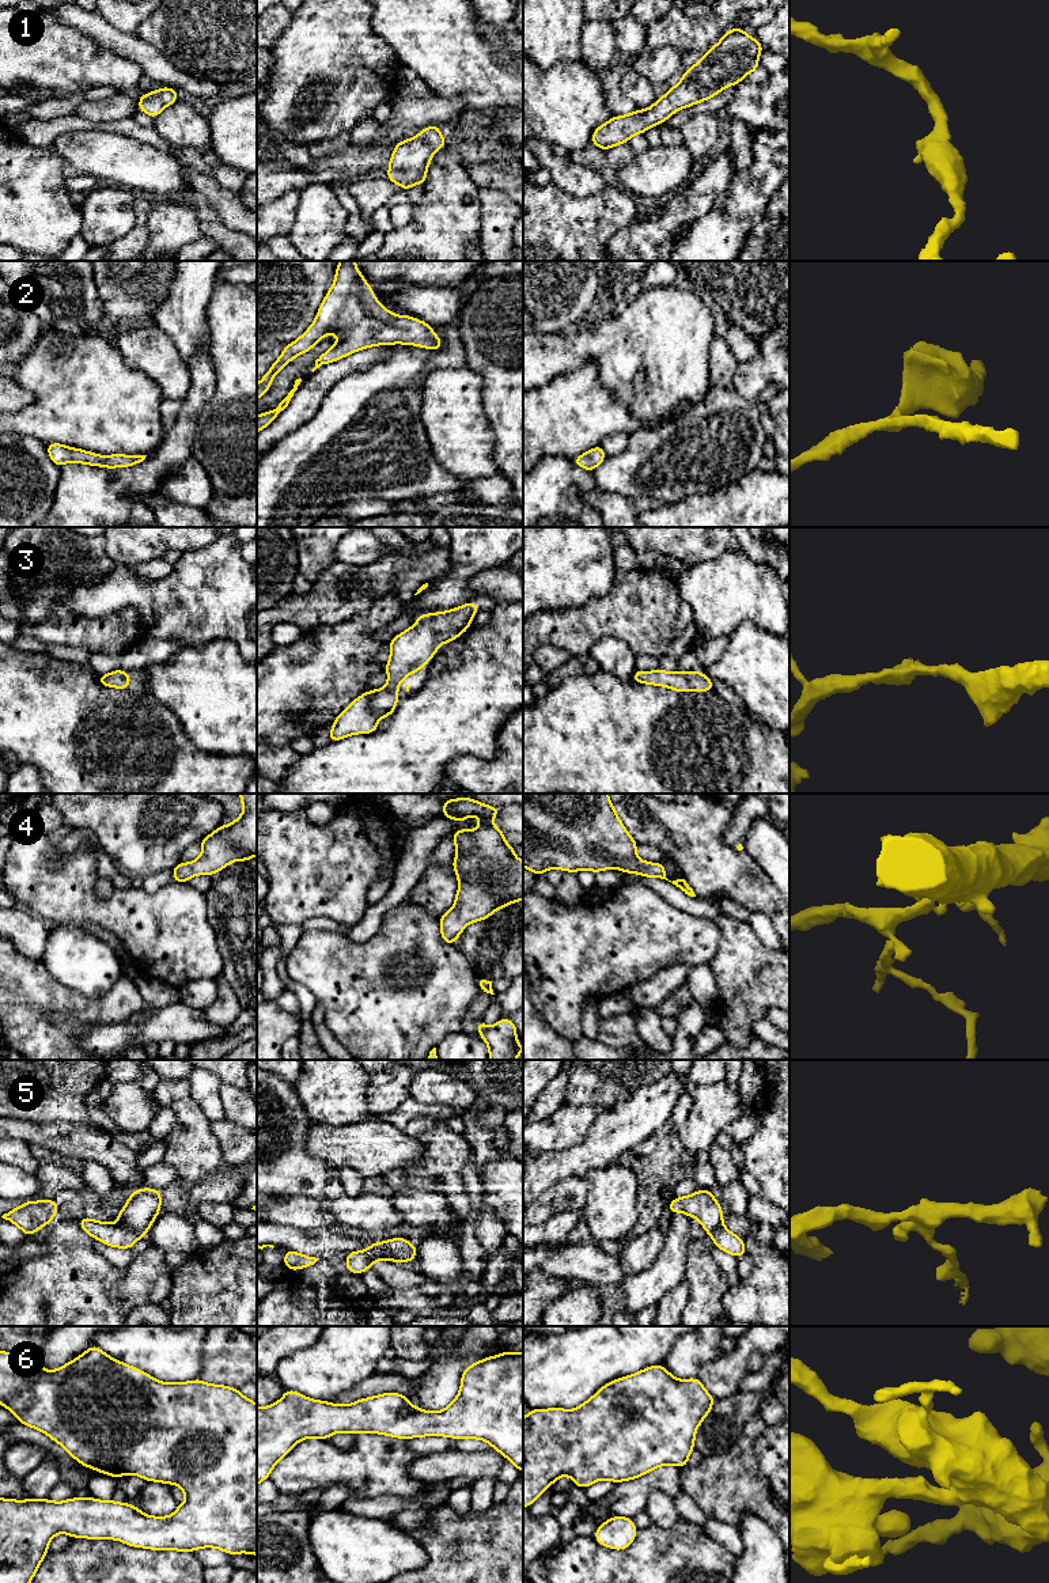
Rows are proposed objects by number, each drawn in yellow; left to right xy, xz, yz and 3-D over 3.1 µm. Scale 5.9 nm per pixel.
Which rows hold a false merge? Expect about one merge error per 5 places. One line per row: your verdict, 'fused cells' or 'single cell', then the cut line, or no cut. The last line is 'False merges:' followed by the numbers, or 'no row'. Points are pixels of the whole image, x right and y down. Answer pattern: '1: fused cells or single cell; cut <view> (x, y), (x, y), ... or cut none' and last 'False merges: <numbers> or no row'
1: single cell; cut none
2: single cell; cut none
3: single cell; cut none
4: single cell; cut none
5: fused cells; cut xy (118, 1223), (141, 1235)
6: single cell; cut none
False merges: 5

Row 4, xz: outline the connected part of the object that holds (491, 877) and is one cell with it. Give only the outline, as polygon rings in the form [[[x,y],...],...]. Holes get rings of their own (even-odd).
[[[472,798],[442,800],[444,813],[440,818],[451,818],[463,822],[469,815],[477,815],[481,826],[472,830],[454,832],[457,857],[451,864],[459,881],[454,908],[439,917],[442,940],[457,943],[465,927],[481,921],[497,909],[523,900],[523,861],[514,855],[515,845],[504,842],[505,833],[492,825],[492,819],[501,811],[499,807],[486,806]]]

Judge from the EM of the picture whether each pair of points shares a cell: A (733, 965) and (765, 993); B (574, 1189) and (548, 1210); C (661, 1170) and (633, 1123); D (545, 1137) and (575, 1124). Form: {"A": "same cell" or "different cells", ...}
{"A": "same cell", "B": "same cell", "C": "different cells", "D": "same cell"}

